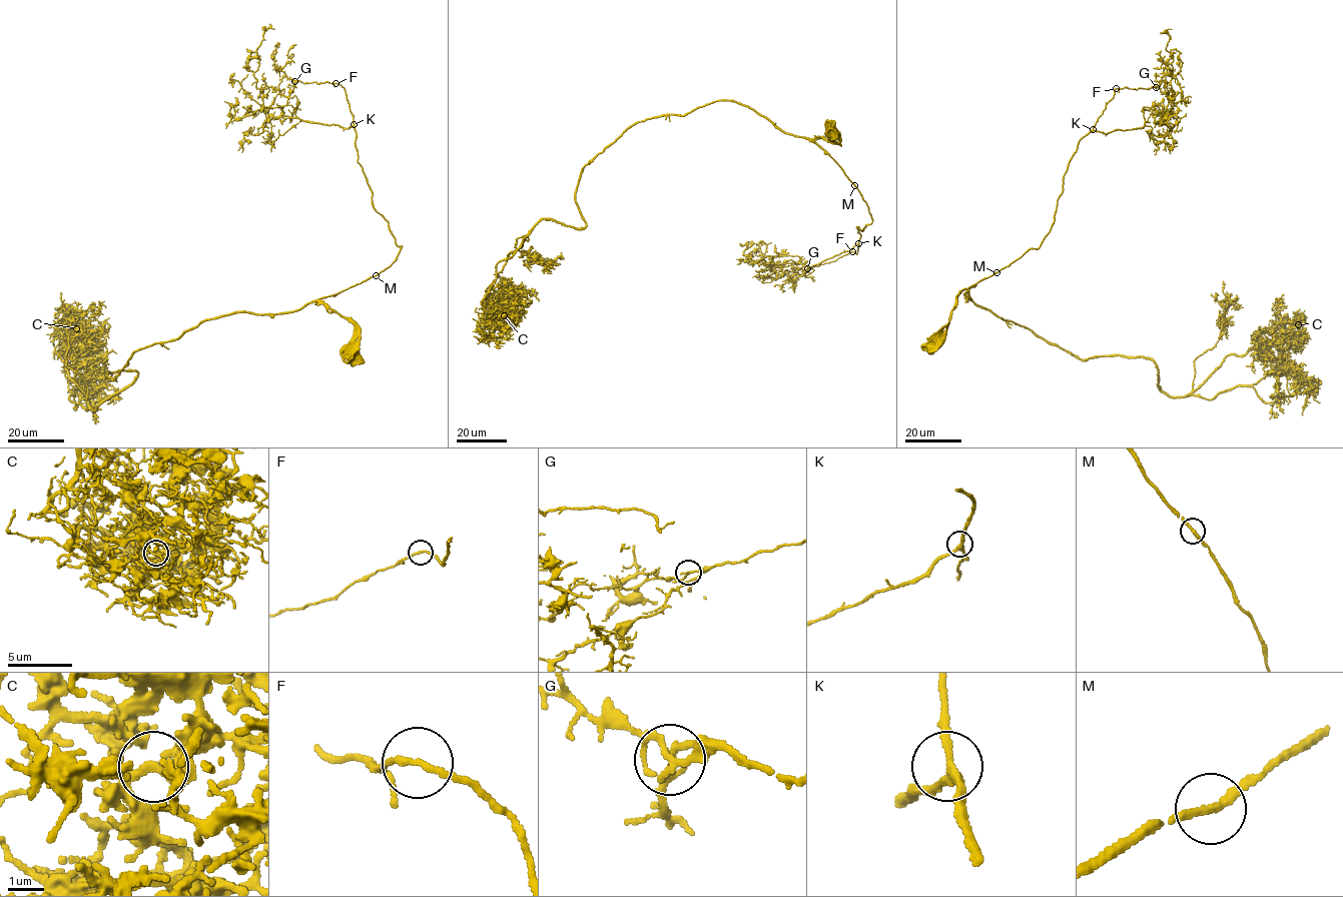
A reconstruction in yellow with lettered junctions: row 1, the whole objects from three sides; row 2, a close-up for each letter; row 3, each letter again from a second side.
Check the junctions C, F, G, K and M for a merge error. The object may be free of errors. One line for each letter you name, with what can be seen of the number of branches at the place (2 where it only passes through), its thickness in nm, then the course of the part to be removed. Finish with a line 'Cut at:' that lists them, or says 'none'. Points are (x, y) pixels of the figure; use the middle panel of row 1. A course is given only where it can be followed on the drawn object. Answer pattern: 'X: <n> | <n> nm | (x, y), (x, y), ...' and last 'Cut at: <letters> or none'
Cut at: none

